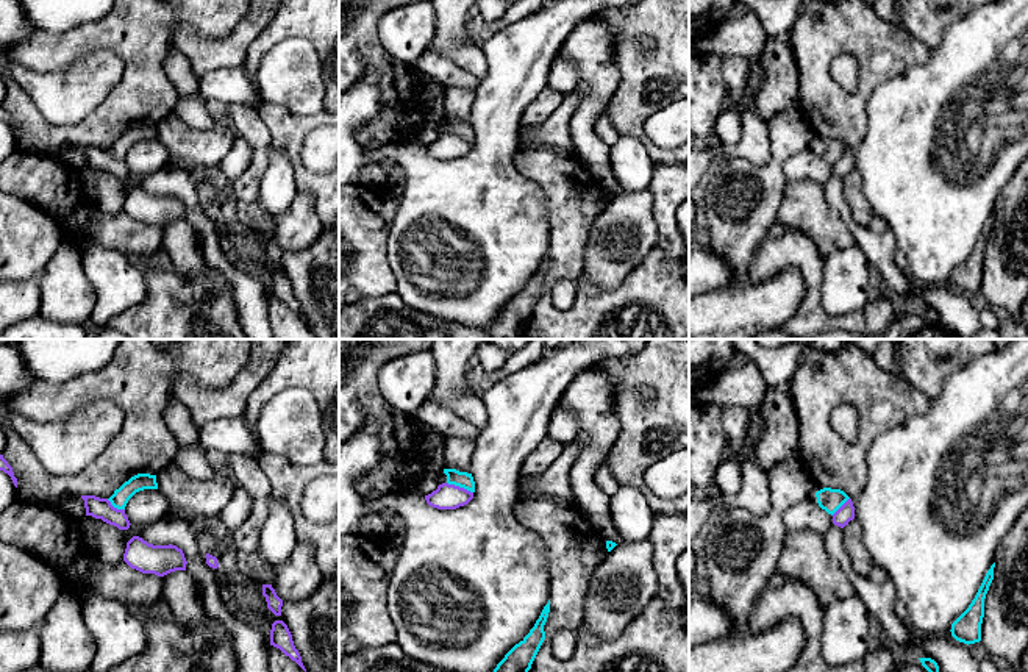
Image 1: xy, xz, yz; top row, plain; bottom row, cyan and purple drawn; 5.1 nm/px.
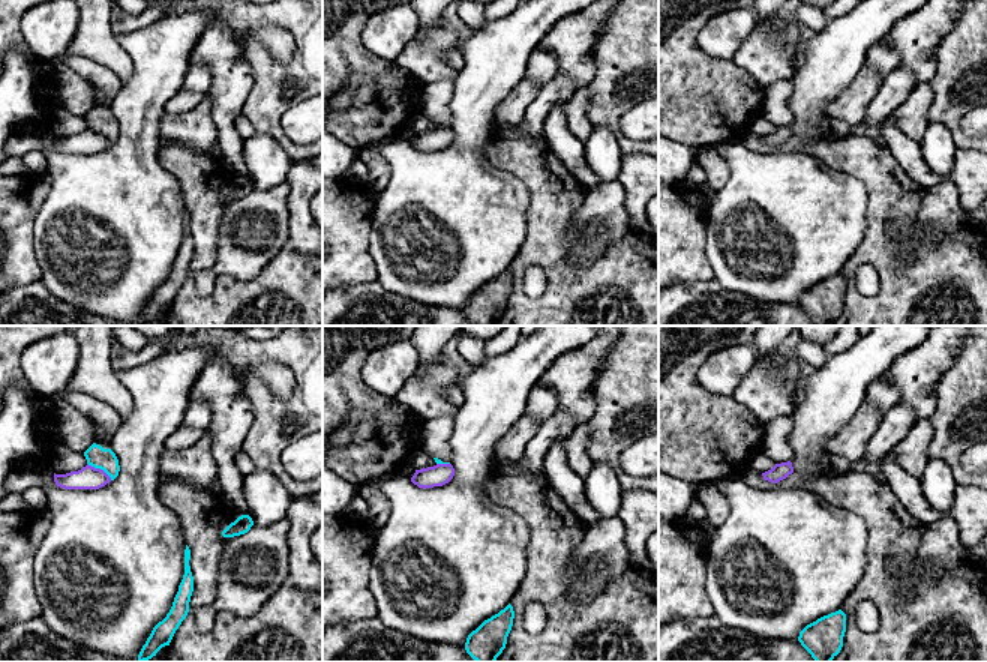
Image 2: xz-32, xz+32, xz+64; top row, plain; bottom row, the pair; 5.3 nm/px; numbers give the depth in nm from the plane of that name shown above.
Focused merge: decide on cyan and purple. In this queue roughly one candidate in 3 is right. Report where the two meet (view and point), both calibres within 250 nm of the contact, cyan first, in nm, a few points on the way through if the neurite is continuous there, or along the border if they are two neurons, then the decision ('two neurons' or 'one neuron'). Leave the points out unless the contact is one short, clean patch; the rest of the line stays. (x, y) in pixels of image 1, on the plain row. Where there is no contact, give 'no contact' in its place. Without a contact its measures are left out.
xz (460, 136) | 80/130 nm | two neurons

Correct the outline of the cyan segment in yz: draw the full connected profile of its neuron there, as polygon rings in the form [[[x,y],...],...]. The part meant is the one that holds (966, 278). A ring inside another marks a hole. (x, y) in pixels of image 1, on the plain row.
[[[995,213],[987,220],[975,248],[969,258],[951,273],[951,286],[964,294],[975,294],[981,291],[981,273],[984,267],[984,248],[994,230]]]

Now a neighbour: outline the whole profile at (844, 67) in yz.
[[[839,55],[831,63],[833,78],[847,91],[855,92],[858,86],[858,61],[853,55]]]

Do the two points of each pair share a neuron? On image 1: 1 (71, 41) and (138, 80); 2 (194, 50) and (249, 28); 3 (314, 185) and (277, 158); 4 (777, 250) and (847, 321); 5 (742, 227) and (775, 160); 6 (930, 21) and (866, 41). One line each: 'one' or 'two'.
1: one
2: one
3: two
4: one
5: one
6: two

